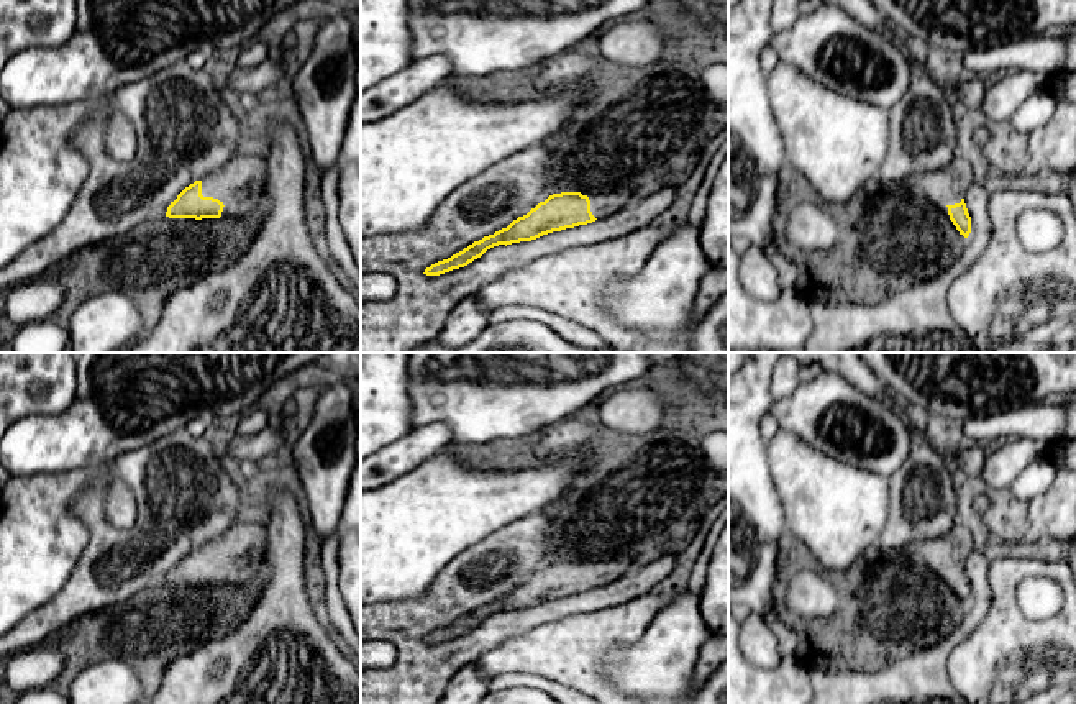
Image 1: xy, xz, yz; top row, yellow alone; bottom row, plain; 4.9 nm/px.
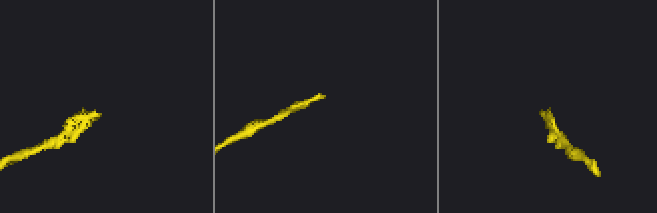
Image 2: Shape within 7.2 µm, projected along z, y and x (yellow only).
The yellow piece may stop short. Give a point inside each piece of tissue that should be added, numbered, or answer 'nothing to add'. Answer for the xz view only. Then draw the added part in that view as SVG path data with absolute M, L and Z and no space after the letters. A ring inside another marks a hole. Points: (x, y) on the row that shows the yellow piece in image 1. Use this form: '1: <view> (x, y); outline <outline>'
1: xz (602, 202); outline M582 190L590 200L590 212L599 218L605 218L633 203L630 190Z

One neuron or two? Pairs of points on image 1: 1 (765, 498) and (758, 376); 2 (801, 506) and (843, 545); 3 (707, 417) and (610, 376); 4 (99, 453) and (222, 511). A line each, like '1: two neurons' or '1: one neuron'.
1: one neuron
2: one neuron
3: two neurons
4: two neurons

